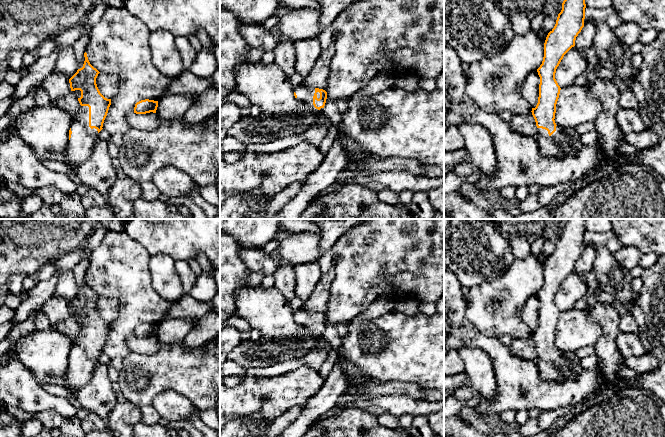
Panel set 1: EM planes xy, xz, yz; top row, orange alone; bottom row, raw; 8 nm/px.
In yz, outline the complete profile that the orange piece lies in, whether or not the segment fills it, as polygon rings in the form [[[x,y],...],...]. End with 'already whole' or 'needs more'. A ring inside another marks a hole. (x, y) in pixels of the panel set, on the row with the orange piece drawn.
[[[564,0],[554,28],[544,43],[544,57],[537,69],[540,77],[539,97],[532,115],[537,126],[535,137],[540,154],[545,157],[576,155],[583,148],[580,134],[573,128],[556,125],[556,104],[560,86],[555,79],[556,69],[564,55],[575,46],[575,40],[584,27],[585,0]]]; needs more

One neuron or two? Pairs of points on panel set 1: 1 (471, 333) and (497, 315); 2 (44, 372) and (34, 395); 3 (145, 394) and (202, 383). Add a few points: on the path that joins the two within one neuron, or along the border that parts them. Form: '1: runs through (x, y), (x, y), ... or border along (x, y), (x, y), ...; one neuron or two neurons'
1: border along (465, 308), (466, 318), (480, 332), (498, 338); two neurons
2: border along (16, 358), (32, 374); two neurons
3: runs through (159, 382), (188, 382); one neuron

